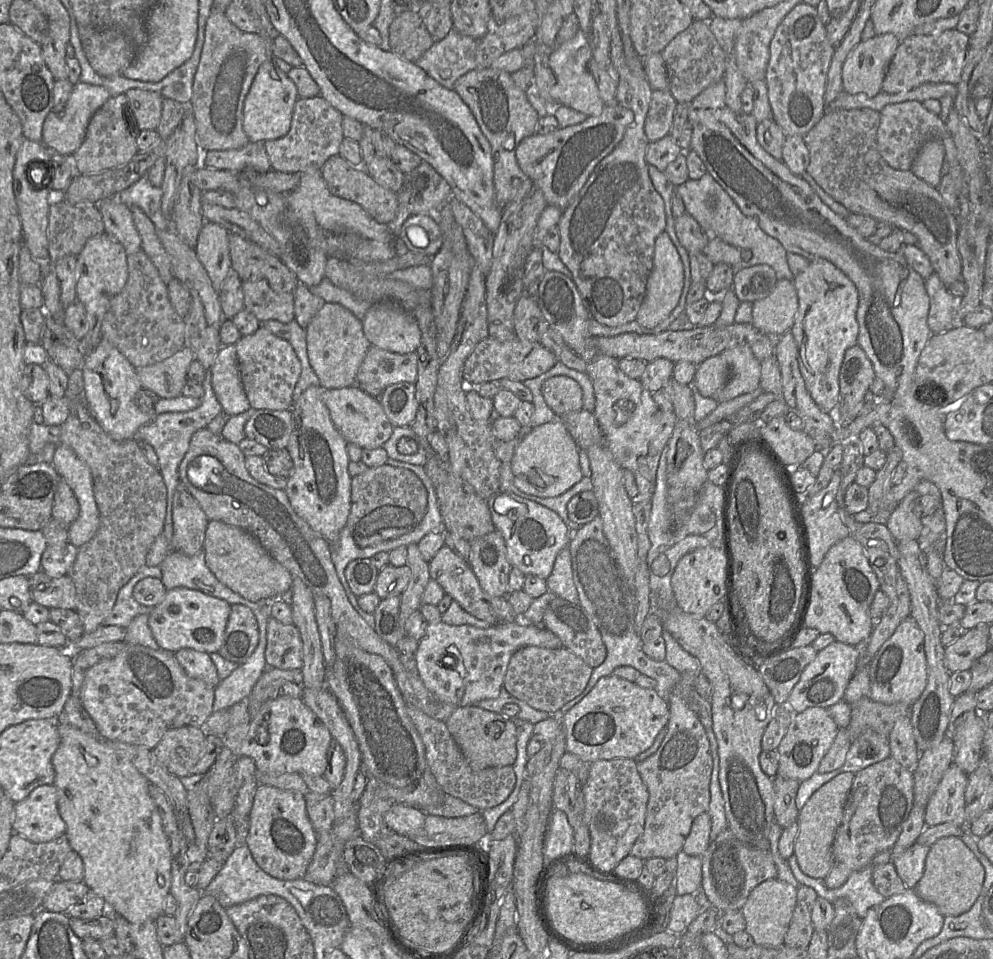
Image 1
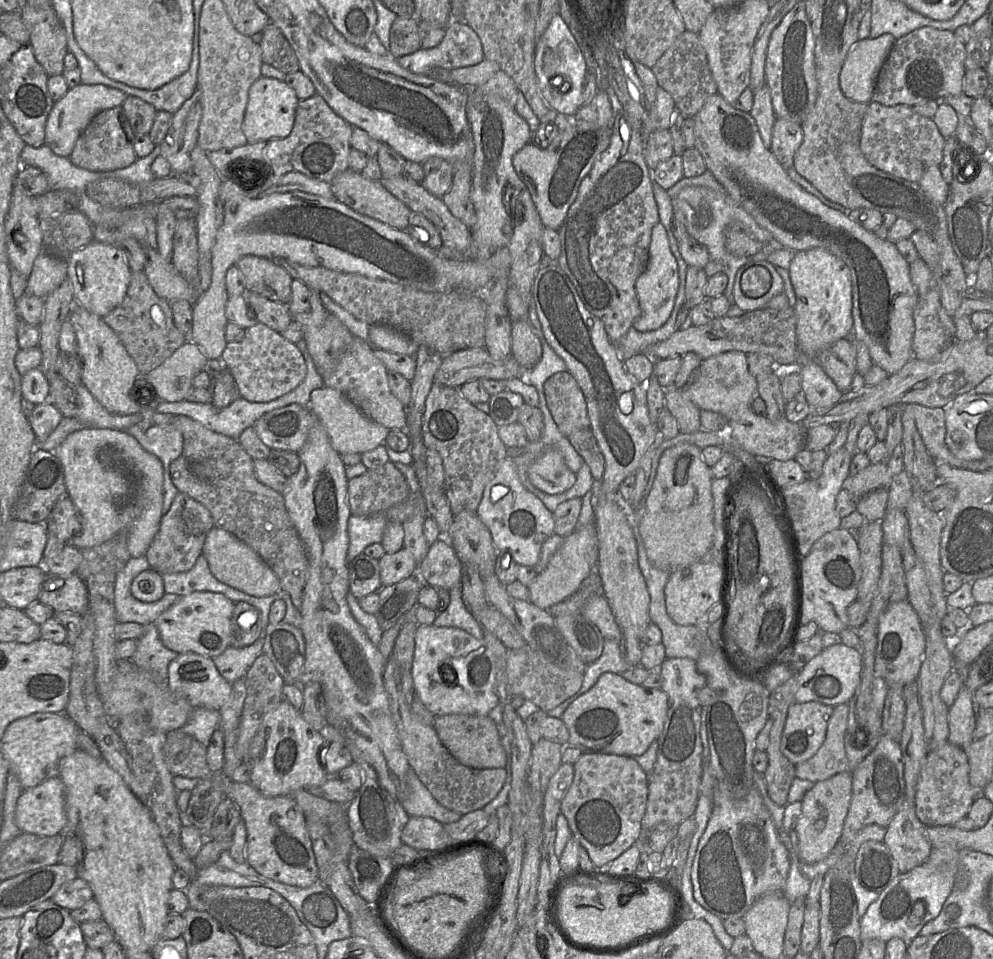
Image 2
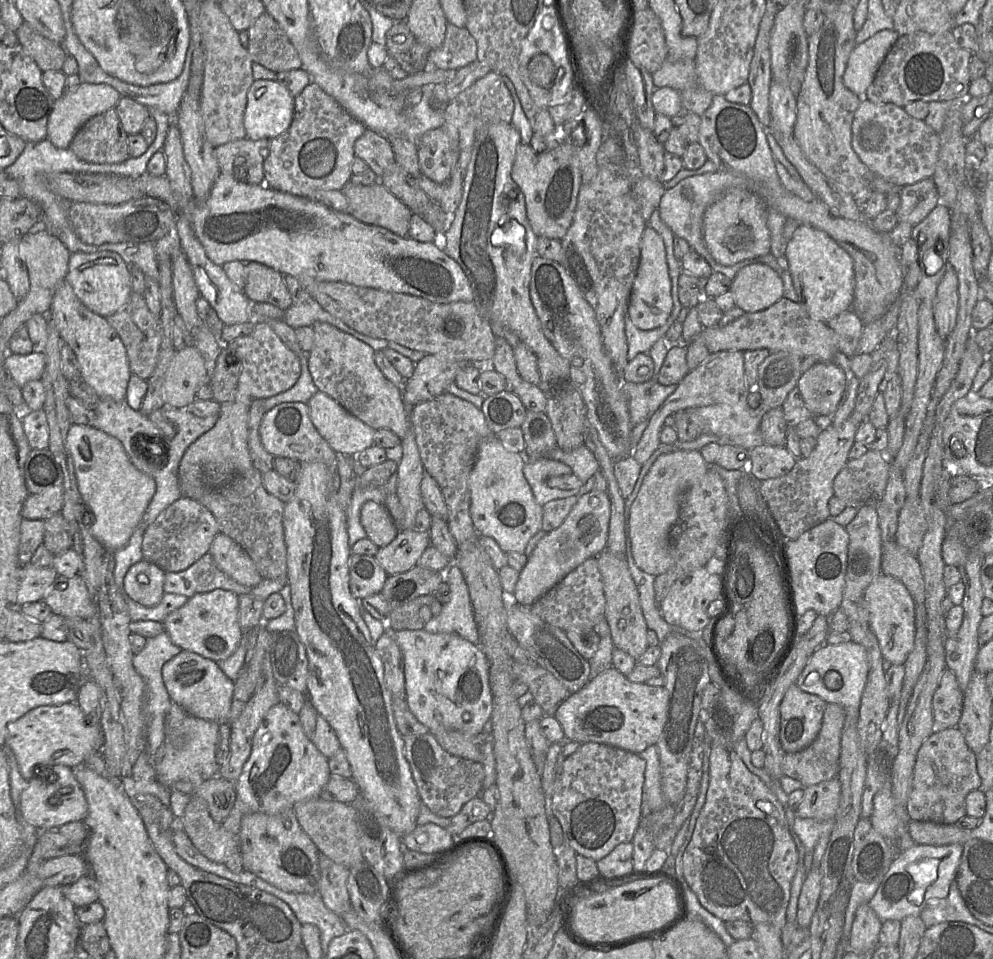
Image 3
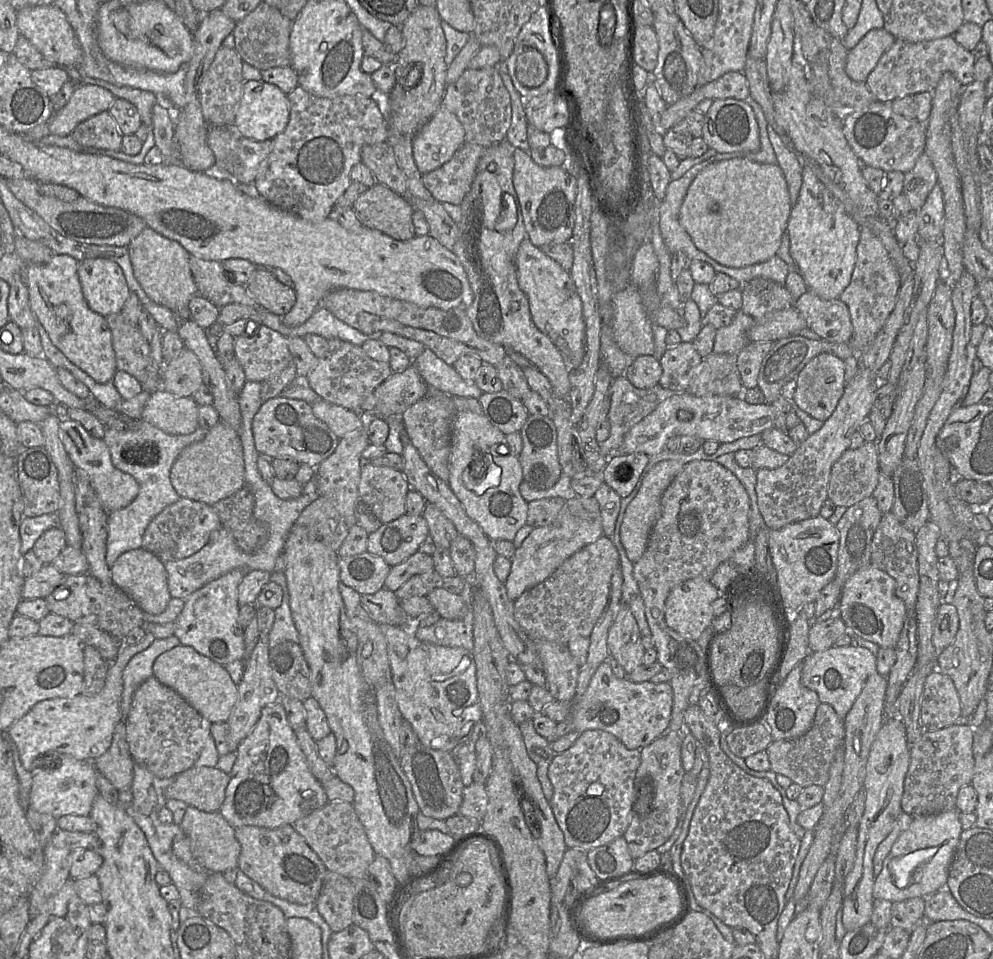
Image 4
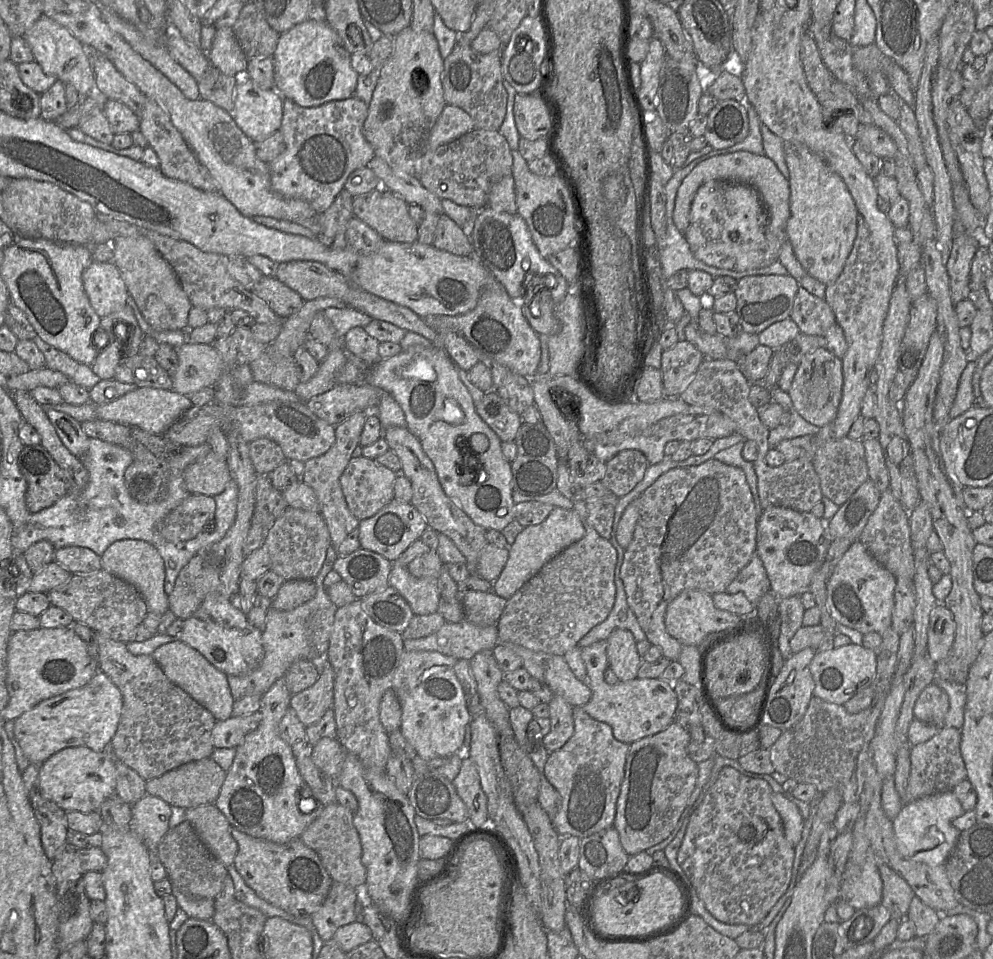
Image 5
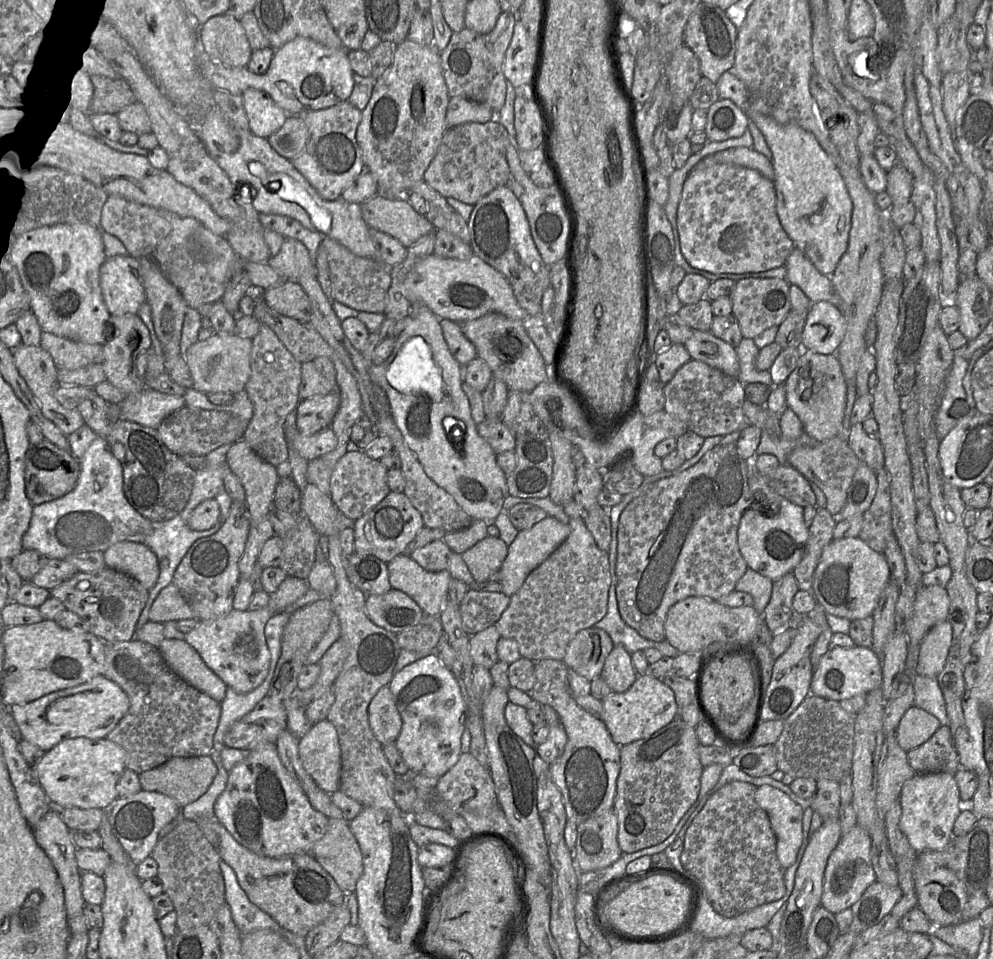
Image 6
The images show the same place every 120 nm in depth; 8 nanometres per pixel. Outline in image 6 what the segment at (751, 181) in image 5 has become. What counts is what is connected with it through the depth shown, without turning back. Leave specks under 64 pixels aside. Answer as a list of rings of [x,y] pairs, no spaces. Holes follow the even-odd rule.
[[[736,147],[710,154],[702,159],[705,164],[734,164],[754,169],[773,182],[774,170],[771,160],[753,148]]]

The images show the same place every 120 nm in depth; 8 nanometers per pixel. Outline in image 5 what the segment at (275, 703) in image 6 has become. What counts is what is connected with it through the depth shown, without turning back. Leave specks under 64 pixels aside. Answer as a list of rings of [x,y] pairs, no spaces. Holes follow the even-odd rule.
[[[260,710],[246,716],[232,715],[226,720],[216,721],[212,729],[215,748],[232,748],[241,744],[244,738],[254,731],[262,720]]]

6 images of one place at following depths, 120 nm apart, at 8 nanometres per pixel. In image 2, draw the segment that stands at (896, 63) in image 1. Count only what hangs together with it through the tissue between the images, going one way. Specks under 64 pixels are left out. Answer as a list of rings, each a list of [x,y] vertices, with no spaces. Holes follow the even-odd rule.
[[[922,27],[896,39],[883,63],[871,101],[914,106],[963,93],[966,45],[948,29]]]

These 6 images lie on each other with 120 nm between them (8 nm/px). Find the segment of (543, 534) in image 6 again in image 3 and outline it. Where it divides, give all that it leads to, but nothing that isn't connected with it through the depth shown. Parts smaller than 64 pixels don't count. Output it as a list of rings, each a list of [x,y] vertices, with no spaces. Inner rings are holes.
[[[593,489],[578,499],[564,522],[557,529],[548,532],[539,541],[529,556],[526,566],[519,572],[519,579],[513,595],[520,605],[531,606],[579,565],[589,558],[598,557],[607,548],[610,507],[611,502],[608,493]]]

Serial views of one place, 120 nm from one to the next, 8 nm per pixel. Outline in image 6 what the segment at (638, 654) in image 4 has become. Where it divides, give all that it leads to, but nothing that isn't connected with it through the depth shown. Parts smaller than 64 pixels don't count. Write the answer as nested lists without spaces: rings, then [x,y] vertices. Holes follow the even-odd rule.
[[[614,645],[604,662],[600,677],[612,692],[625,692],[638,677],[631,654],[623,646]]]

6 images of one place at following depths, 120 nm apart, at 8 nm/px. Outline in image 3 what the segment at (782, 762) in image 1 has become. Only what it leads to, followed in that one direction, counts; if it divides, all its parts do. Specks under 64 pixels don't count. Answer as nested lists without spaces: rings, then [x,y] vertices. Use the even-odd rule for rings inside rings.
[[[792,684],[779,707],[779,739],[785,753],[798,752],[817,737],[827,703]]]

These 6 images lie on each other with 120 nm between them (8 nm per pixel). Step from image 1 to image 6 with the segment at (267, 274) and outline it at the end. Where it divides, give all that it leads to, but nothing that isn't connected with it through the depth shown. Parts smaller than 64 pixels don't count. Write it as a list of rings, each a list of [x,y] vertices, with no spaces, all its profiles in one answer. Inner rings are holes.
[[[283,280],[262,291],[263,299],[274,311],[300,322],[309,322],[311,305],[309,298],[297,281]]]

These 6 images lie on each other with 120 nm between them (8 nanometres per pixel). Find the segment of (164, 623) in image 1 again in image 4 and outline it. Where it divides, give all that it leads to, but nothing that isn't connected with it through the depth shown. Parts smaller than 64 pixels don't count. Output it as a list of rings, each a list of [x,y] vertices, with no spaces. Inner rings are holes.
[[[233,569],[207,583],[187,599],[174,623],[174,636],[182,645],[193,647],[198,653],[225,666],[235,660],[244,660],[244,630],[239,624],[238,585],[245,569]]]

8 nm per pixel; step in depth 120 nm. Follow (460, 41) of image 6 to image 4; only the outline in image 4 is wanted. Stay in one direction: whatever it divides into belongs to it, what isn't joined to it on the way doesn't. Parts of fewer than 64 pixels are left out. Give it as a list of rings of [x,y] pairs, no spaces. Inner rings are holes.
[[[499,67],[467,68],[452,84],[446,86],[442,109],[454,113],[465,130],[465,142],[489,147],[506,138],[511,124],[510,94],[502,82]]]

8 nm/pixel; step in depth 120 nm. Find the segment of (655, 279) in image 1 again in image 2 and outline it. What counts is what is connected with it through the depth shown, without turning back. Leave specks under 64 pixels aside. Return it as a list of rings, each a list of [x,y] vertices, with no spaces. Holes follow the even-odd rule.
[[[661,223],[656,224],[652,229],[648,263],[644,272],[637,279],[635,288],[640,314],[634,320],[633,326],[640,332],[659,329],[672,313],[679,288],[677,261],[671,252],[666,230]]]

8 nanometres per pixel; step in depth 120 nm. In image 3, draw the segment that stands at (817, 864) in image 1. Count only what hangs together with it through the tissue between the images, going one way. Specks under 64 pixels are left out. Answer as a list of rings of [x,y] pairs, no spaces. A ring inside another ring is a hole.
[[[838,778],[804,787],[803,797],[796,807],[795,817],[827,821],[836,815],[841,784]]]

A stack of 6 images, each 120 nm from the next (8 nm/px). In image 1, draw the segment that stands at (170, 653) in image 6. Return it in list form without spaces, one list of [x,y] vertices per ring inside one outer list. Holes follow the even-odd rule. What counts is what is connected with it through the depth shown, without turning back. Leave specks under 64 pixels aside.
[[[184,648],[175,652],[175,657],[189,677],[201,680],[214,688],[220,683],[217,669],[210,654]]]

